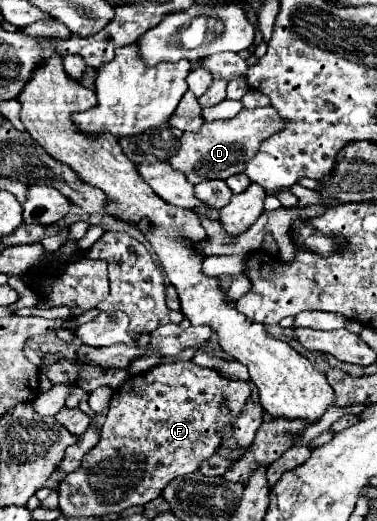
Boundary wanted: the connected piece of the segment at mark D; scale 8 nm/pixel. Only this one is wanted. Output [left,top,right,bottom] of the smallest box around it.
[168,104,286,184]

